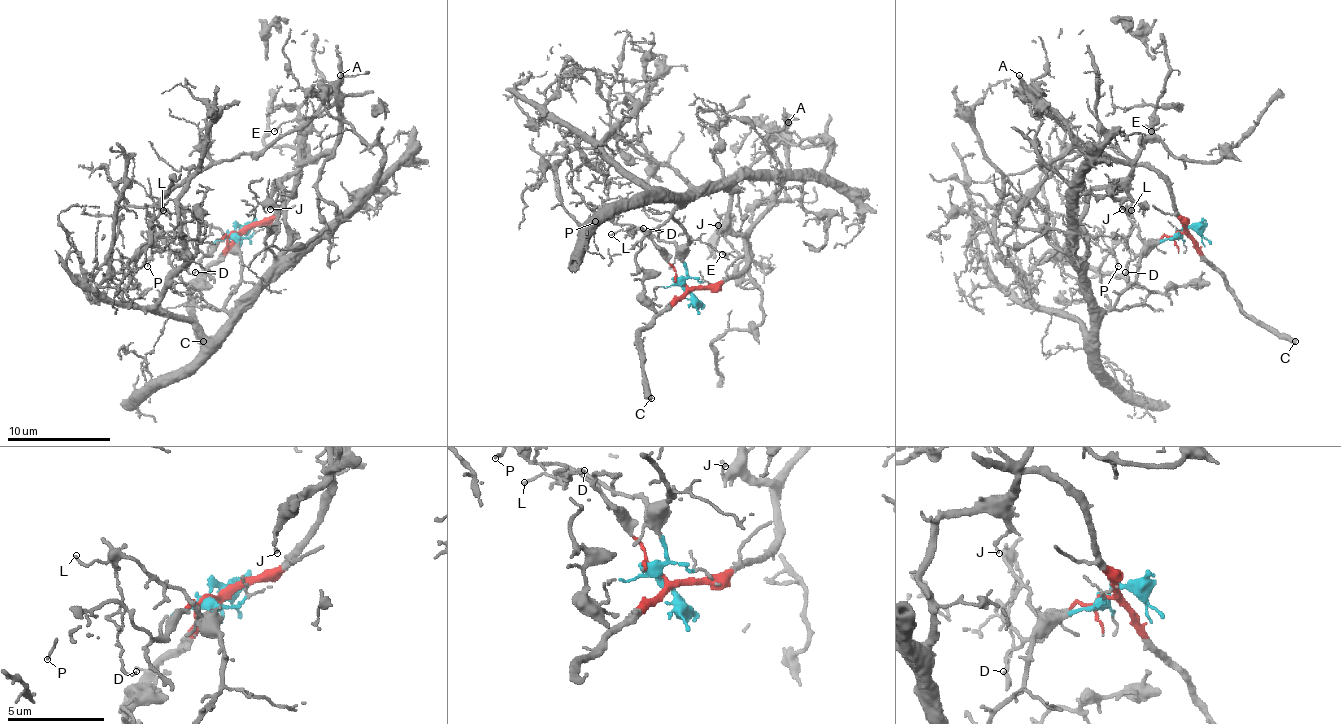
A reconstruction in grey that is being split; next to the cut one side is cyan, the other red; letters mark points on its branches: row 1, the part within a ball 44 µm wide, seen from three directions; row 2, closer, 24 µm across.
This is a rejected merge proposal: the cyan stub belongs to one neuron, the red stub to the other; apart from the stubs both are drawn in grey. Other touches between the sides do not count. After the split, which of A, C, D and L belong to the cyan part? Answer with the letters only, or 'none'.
L

